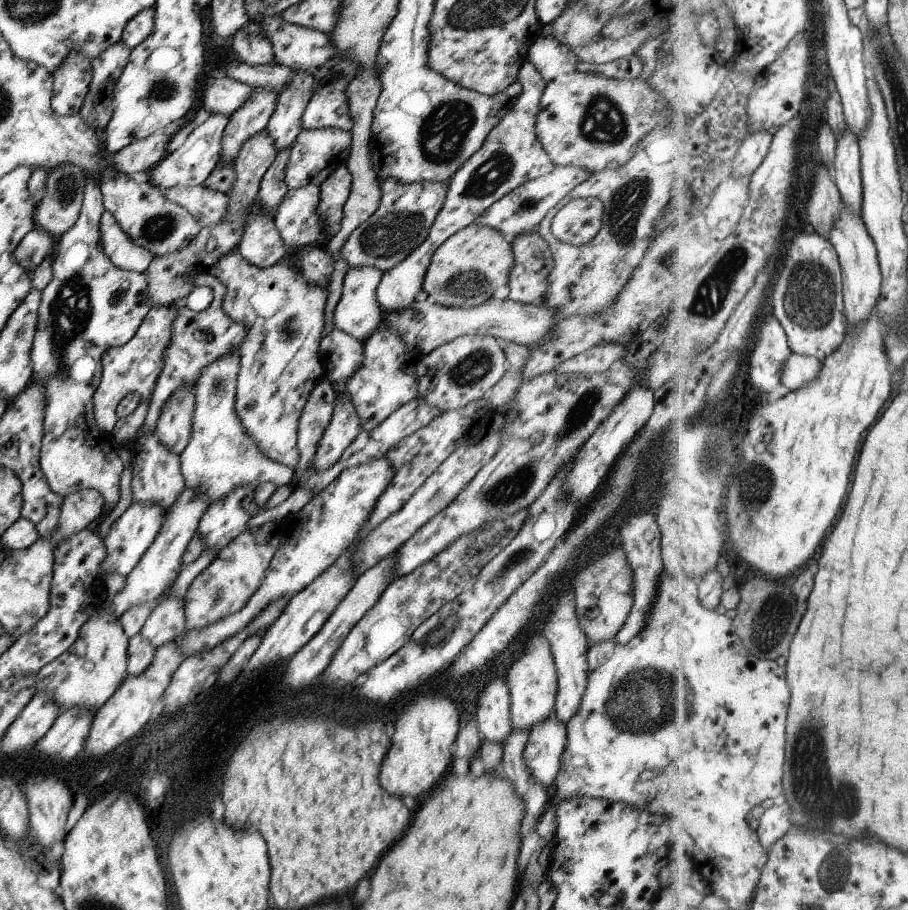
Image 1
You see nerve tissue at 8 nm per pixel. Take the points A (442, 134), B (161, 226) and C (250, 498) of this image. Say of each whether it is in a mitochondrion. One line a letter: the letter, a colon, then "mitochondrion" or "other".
A: mitochondrion
B: mitochondrion
C: other

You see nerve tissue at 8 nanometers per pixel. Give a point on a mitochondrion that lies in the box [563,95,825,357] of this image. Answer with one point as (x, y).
(627, 203)

